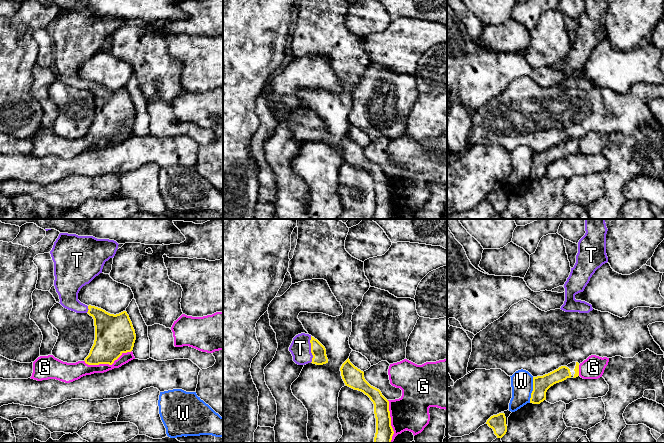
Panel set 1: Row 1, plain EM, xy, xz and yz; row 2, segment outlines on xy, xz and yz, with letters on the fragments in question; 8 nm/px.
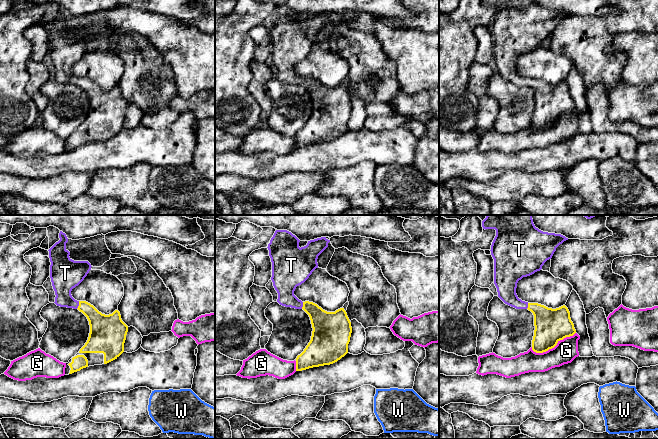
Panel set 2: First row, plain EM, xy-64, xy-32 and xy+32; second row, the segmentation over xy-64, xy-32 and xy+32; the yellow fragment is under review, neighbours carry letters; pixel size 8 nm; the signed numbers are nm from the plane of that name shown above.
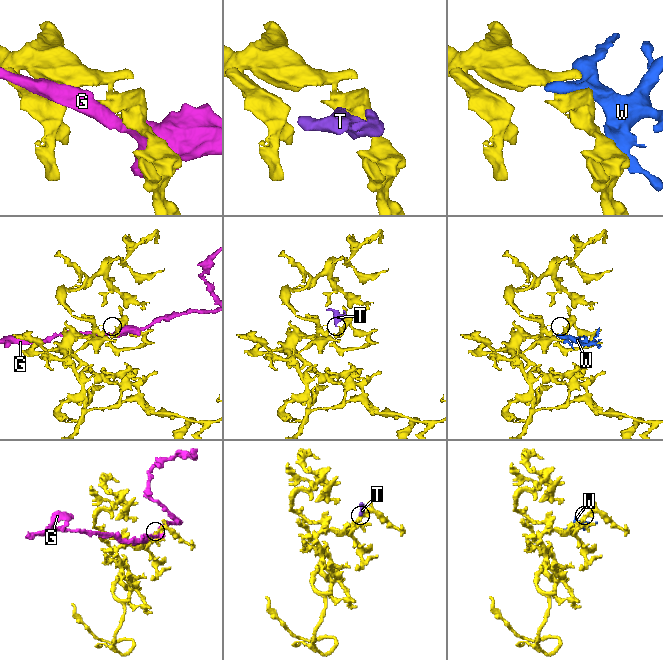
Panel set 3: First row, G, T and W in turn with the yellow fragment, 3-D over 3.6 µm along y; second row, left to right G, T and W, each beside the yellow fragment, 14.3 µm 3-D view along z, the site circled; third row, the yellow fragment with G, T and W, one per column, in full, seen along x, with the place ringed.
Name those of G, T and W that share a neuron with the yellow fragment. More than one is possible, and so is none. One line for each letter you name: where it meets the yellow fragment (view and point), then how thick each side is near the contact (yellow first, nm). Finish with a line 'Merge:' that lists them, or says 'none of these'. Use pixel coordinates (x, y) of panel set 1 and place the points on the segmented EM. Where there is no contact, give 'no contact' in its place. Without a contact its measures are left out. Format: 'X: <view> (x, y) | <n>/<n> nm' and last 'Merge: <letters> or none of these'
T: xz (311, 349) | 120/170 nm
Merge: T

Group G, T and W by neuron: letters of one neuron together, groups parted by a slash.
G / T / W

